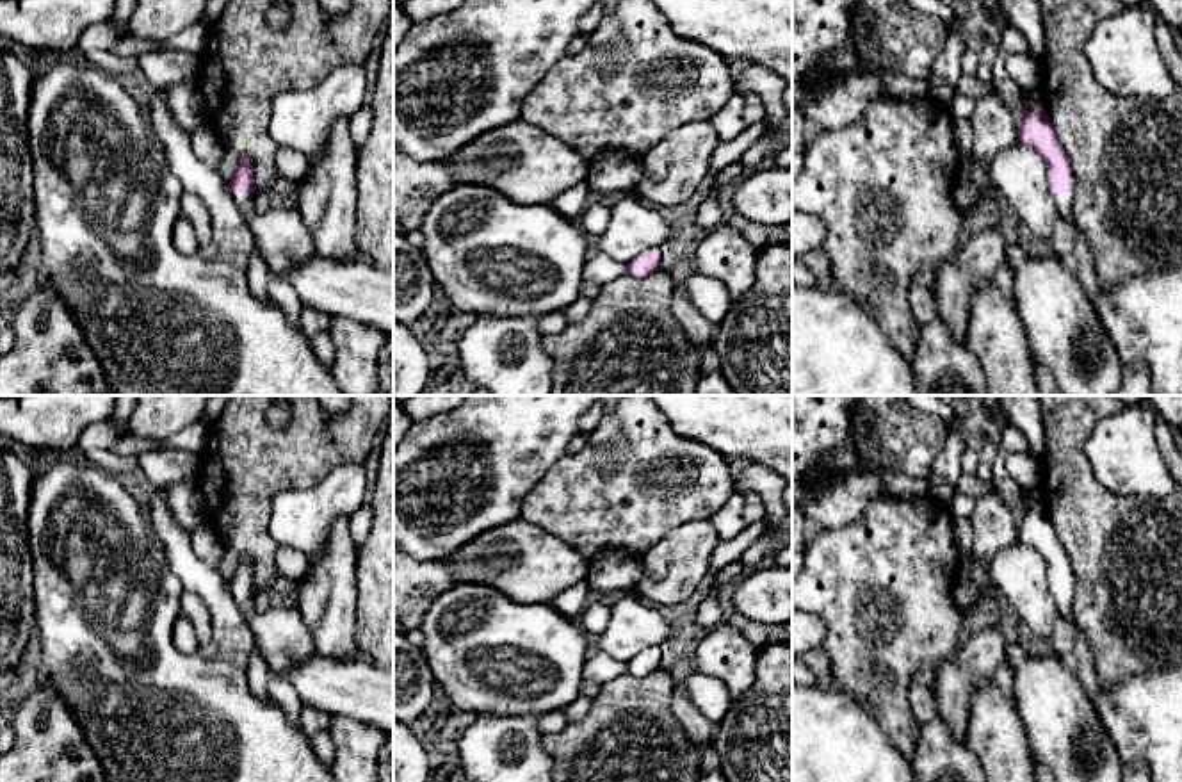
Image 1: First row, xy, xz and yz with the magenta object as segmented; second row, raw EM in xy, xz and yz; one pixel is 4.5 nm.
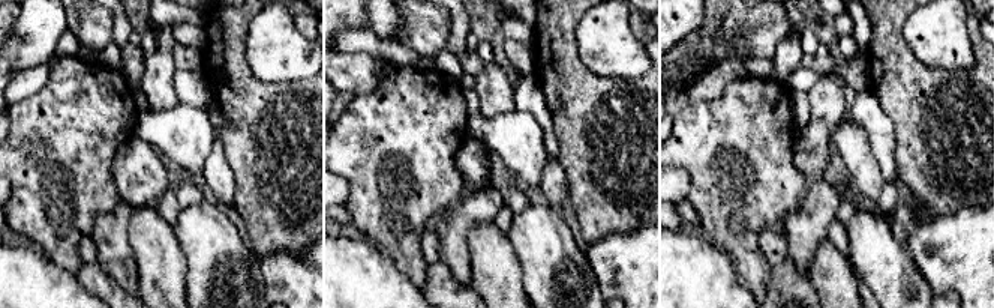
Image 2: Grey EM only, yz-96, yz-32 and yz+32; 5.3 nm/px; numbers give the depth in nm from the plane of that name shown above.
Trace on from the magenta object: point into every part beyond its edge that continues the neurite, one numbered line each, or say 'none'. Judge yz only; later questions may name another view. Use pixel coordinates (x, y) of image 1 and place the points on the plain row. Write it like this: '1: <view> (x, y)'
1: yz (1063, 601)

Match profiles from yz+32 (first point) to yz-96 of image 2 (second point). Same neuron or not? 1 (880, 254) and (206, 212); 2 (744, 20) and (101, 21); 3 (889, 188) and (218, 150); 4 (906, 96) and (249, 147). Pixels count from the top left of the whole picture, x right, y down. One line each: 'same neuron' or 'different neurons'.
1: same neuron
2: same neuron
3: same neuron
4: same neuron

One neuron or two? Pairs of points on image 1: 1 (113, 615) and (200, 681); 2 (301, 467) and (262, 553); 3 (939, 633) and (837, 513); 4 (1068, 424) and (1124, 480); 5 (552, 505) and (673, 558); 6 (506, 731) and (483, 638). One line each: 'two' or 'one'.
1: one
2: one
3: two
4: two
5: two
6: two

